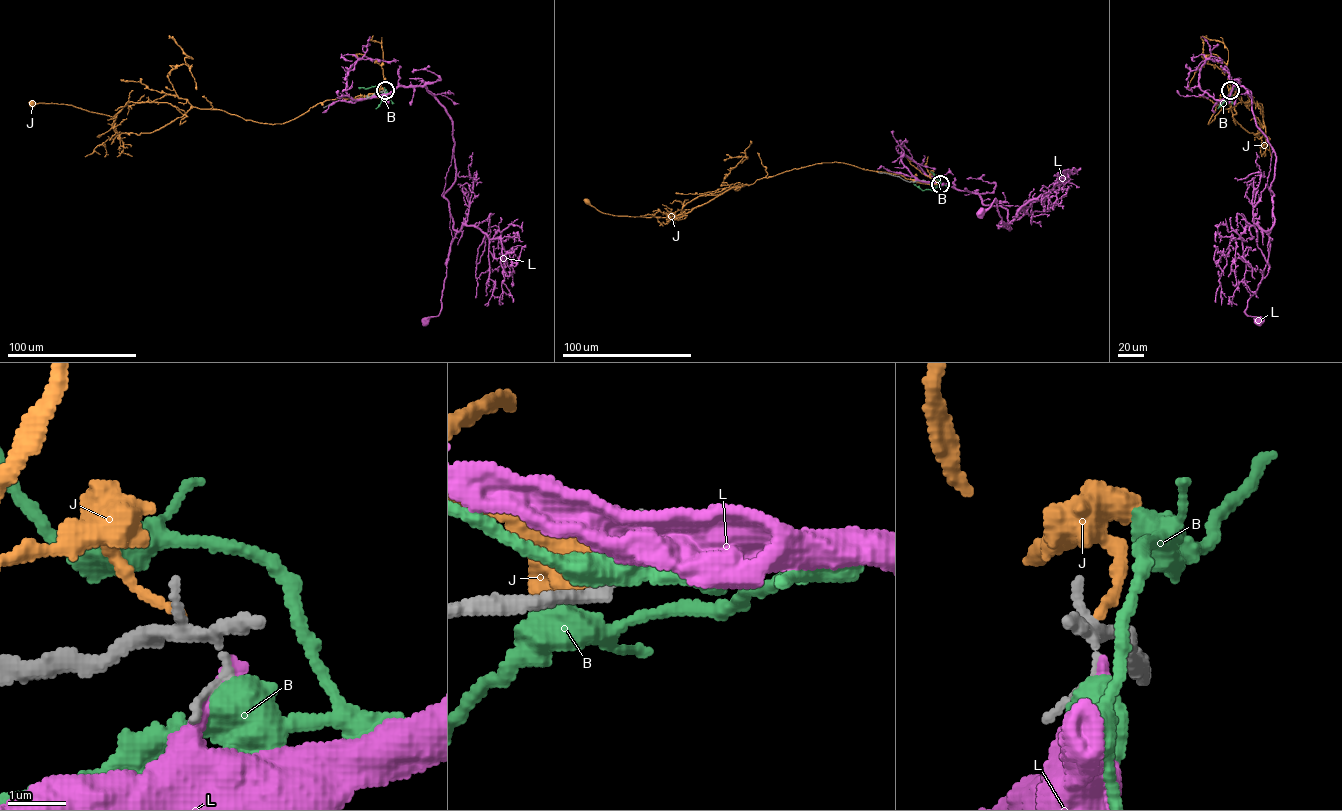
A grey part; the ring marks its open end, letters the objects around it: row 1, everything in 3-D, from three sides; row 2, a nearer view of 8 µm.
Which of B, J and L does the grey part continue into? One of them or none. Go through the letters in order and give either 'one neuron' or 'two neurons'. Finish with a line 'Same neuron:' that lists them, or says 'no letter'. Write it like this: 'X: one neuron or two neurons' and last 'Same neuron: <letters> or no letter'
B: two neurons
J: two neurons
L: two neurons
Same neuron: no letter

